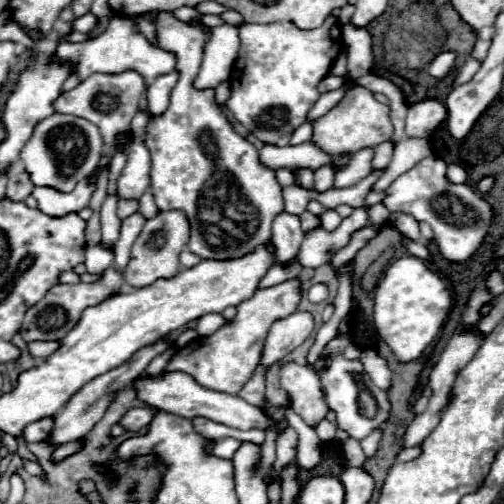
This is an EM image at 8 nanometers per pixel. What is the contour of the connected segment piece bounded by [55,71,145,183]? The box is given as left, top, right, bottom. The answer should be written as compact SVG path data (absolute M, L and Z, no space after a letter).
M125 71L119 75L103 75L103 73L95 73L91 77L87 77L83 83L79 83L75 89L61 93L61 97L55 101L55 111L57 113L69 113L75 117L83 117L87 121L91 121L93 125L99 127L101 135L103 135L103 151L101 151L101 161L97 171L93 171L93 175L89 177L91 183L97 181L99 169L101 167L109 167L113 155L119 149L117 137L119 135L127 135L131 133L131 119L139 109L139 99L145 91L145 79L135 73L135 71Z

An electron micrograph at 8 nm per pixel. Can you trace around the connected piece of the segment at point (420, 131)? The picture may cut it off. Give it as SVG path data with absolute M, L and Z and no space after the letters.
M427 99L409 107L405 133L407 137L429 137L435 127L447 117L445 105L437 99Z

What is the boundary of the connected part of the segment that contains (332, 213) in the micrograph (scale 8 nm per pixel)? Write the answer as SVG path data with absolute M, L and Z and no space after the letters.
M327 209L321 215L321 225L327 229L335 229L335 227L339 227L339 223L341 223L341 215L335 209Z

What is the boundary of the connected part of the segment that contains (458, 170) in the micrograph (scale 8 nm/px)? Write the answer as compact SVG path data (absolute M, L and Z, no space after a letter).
M449 164L447 178L454 184L463 184L467 181L467 171L457 164Z

